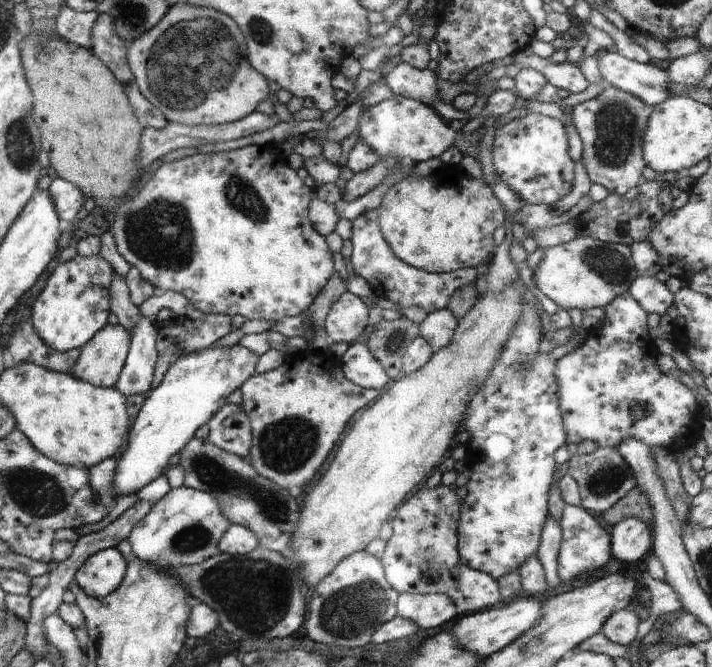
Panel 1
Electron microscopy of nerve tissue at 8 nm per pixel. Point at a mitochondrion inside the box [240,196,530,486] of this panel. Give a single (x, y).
(287, 444)

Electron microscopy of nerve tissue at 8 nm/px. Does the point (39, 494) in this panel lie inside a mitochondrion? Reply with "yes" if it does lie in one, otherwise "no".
yes

